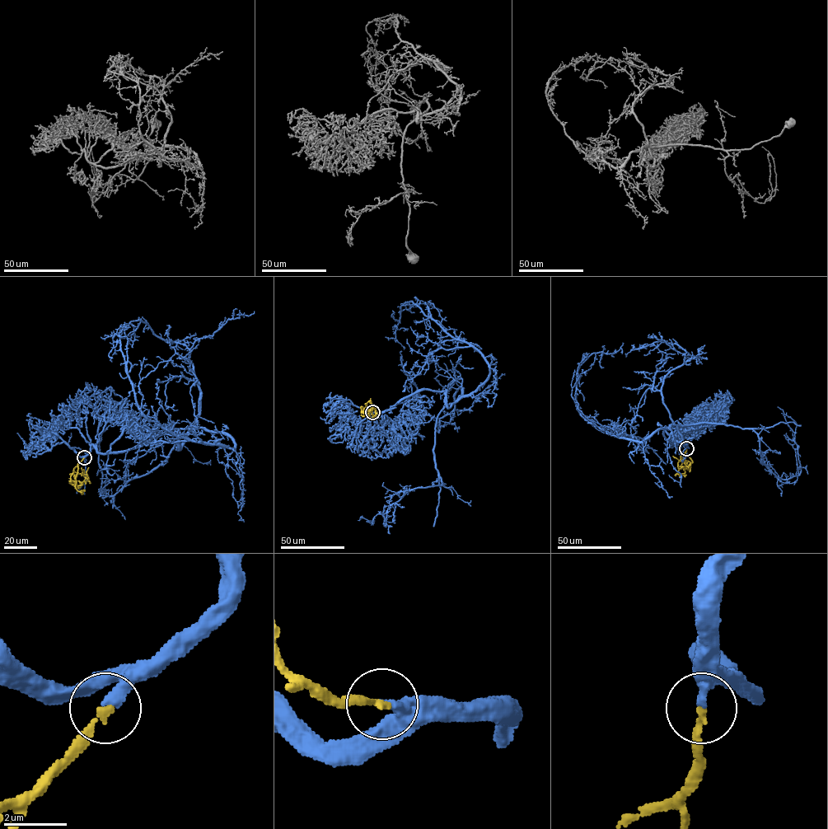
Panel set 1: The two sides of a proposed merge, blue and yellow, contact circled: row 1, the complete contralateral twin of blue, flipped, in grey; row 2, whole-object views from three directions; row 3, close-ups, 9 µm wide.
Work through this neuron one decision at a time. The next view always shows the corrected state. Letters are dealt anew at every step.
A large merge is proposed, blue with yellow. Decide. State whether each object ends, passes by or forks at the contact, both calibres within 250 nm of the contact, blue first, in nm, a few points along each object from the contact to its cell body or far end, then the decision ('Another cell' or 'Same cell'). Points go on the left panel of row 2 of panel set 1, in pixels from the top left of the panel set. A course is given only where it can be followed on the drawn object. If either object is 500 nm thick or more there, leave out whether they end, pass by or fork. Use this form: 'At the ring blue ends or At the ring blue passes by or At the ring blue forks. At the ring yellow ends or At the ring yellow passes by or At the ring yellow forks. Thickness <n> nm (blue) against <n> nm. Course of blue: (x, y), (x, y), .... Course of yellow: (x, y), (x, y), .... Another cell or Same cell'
At the ring blue ends. At the ring yellow ends. Thickness 320 nm (blue) against 200 nm. Course of blue: (84, 457), (175, 429), (180, 449), (188, 429), (165, 424), (168, 456), (105, 498), (96, 445), (77, 494). Course of yellow: (84, 457), (74, 468), (69, 481), (79, 488), (80, 483), (75, 480), (73, 474), (77, 477). Same cell

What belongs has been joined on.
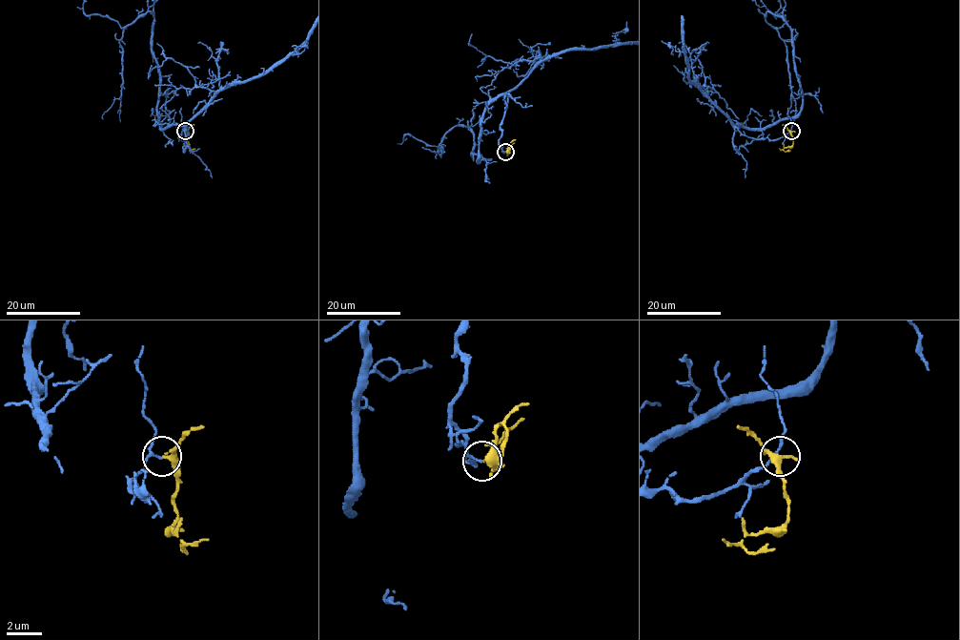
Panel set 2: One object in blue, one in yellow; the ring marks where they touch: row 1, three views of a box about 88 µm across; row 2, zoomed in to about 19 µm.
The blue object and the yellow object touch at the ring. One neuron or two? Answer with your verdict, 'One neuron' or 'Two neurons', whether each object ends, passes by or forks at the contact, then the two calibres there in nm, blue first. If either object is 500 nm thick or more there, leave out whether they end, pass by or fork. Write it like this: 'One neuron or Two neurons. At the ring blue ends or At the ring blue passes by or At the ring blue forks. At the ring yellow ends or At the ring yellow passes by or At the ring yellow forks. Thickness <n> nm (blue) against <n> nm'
One neuron. At the ring blue passes by. At the ring yellow forks. Thickness 100 nm (blue) against 240 nm

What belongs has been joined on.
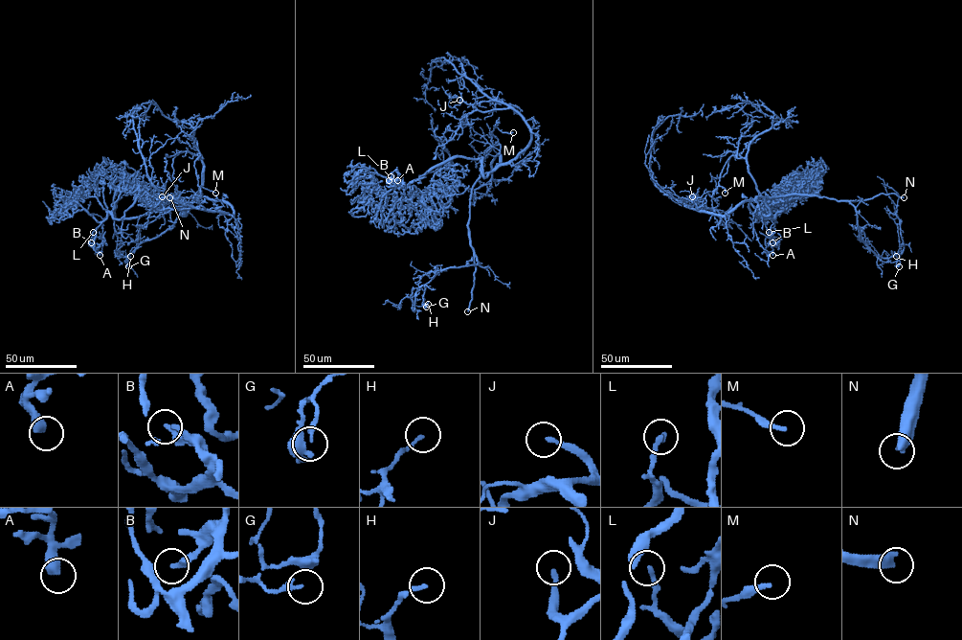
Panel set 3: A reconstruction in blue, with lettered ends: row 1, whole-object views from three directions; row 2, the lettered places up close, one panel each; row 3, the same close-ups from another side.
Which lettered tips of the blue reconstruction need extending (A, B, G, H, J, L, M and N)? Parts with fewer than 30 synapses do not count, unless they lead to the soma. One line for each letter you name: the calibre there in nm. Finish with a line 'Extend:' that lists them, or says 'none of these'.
J: 200 nm thick
M: 220 nm thick
N: 480 nm thick
Extend: J, M, N

